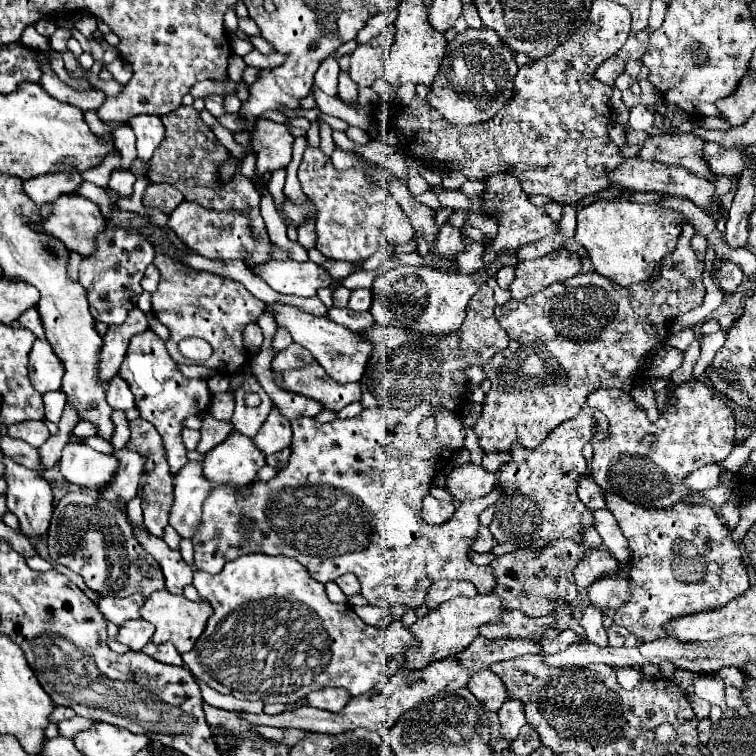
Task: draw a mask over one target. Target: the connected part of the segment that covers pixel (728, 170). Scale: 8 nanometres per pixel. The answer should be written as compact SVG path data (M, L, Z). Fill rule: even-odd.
M705 143L701 157L715 177L733 177L745 167L741 149L723 149L717 143Z

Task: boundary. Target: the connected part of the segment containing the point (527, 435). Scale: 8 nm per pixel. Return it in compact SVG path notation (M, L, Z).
M683 223L681 235L677 239L677 249L663 259L661 271L653 281L621 287L597 273L579 273L567 281L545 287L525 301L507 301L505 305L495 307L495 317L507 331L509 345L503 353L495 355L483 367L493 383L491 391L485 397L483 415L475 425L479 445L485 453L503 453L509 451L511 445L535 449L539 445L539 439L545 439L545 435L551 433L559 423L573 419L579 413L579 409L585 405L585 397L593 389L605 387L621 389L628 395L631 393L635 375L639 375L639 369L647 355L667 343L671 321L679 313L691 311L703 303L703 263L697 259L689 245L689 239L693 235L693 225Z

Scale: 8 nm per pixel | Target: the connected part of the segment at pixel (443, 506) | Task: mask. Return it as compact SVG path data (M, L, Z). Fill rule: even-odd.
M427 495L427 497L423 499L421 517L423 517L429 525L439 525L439 523L449 521L449 517L453 515L453 511L455 511L453 503L445 503L445 501L435 499L433 495Z

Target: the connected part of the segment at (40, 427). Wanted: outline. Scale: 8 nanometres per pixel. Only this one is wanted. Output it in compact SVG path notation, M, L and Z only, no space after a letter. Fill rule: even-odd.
M27 421L27 423L17 423L15 427L9 427L7 435L13 439L23 439L33 447L41 447L51 433L45 421Z

